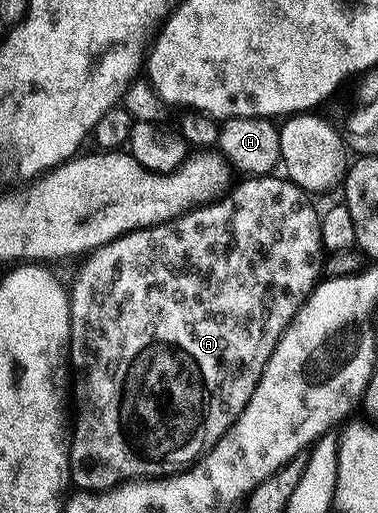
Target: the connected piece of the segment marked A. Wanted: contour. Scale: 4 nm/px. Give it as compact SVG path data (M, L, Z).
M267 174L243 179L243 184L235 183L229 194L213 202L195 206L163 224L117 236L85 257L86 265L79 270L74 280L74 292L72 288L69 293L70 362L76 373L72 384L76 423L70 442L70 479L73 487L78 487L75 489L90 494L95 491L94 480L98 484L106 484L102 486L114 486L119 482L165 478L177 474L189 468L195 460L201 460L237 423L268 366L268 358L272 358L278 340L314 291L315 284L319 283L320 269L324 264L319 211L310 206L311 197L303 189L289 178L279 176Z

